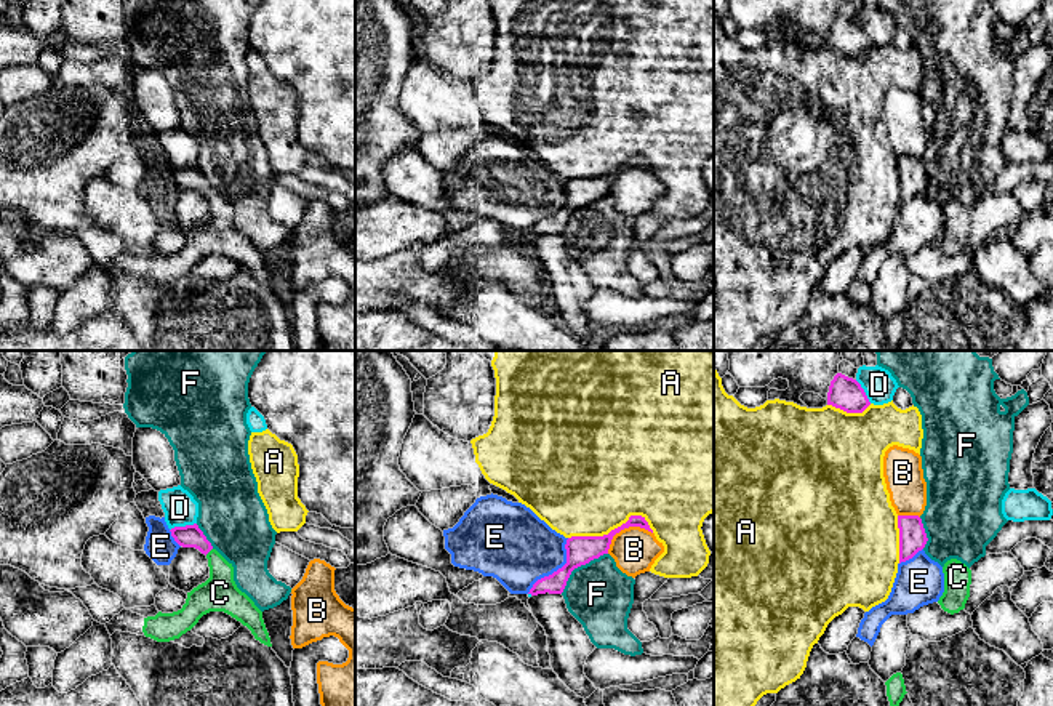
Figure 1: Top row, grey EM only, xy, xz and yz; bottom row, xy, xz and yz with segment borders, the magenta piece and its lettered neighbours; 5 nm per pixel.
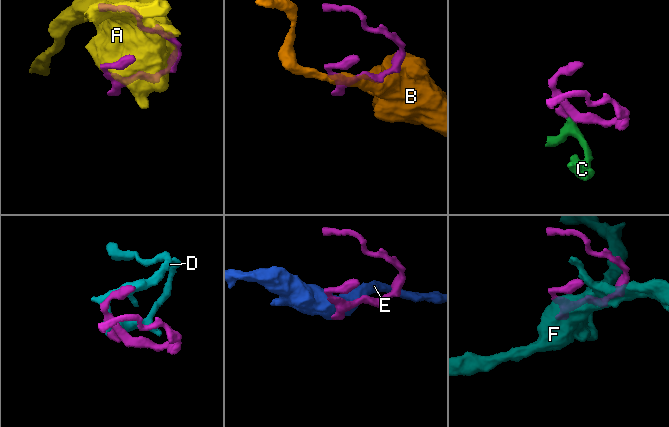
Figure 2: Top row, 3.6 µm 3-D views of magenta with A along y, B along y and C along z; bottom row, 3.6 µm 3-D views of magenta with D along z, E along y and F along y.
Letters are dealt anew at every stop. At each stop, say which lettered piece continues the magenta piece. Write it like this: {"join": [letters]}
{"join": ["C"]}

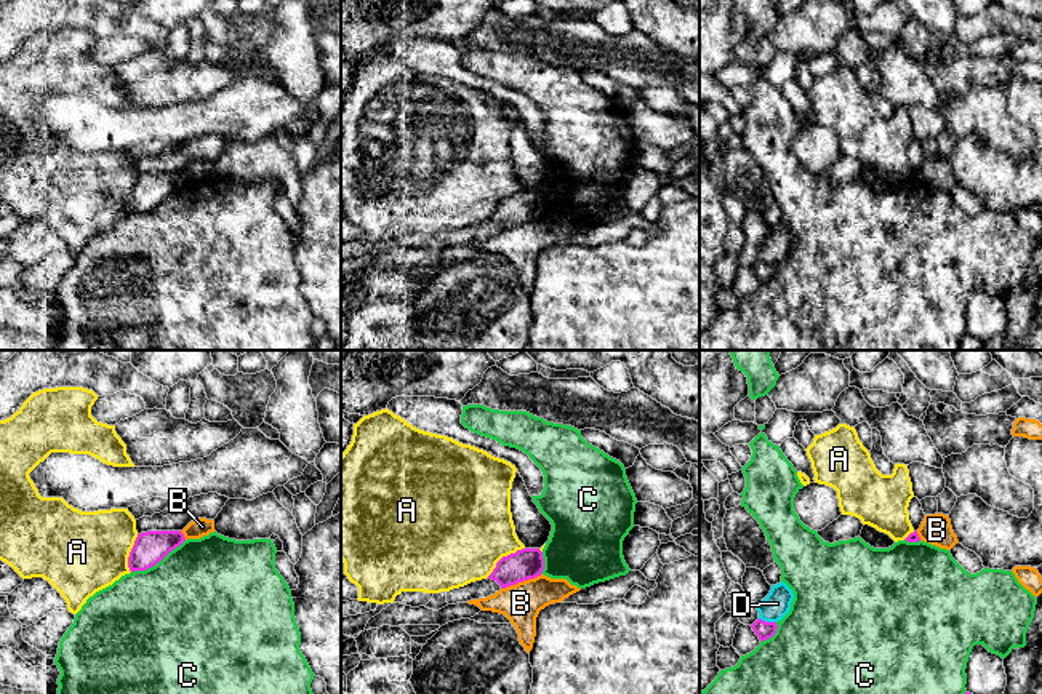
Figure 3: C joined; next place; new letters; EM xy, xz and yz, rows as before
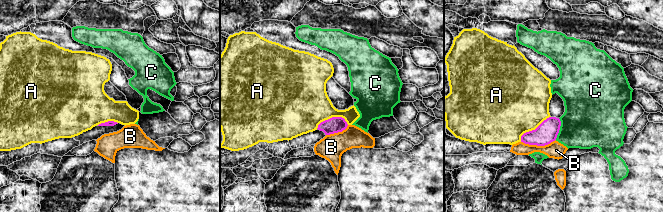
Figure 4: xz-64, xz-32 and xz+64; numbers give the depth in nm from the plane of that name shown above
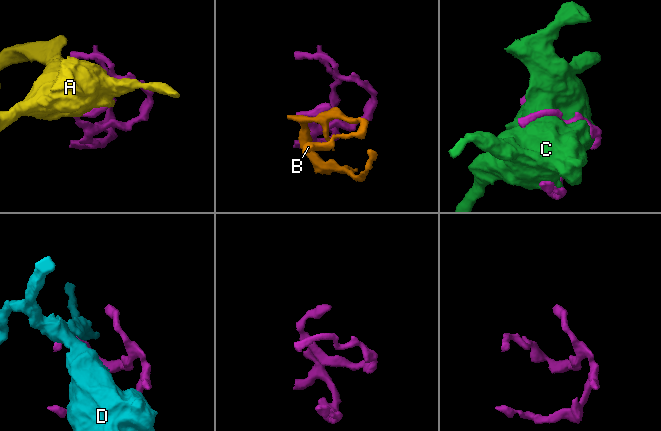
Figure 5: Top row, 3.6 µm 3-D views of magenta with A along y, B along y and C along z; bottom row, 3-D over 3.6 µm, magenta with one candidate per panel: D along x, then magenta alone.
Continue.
{"join": []}

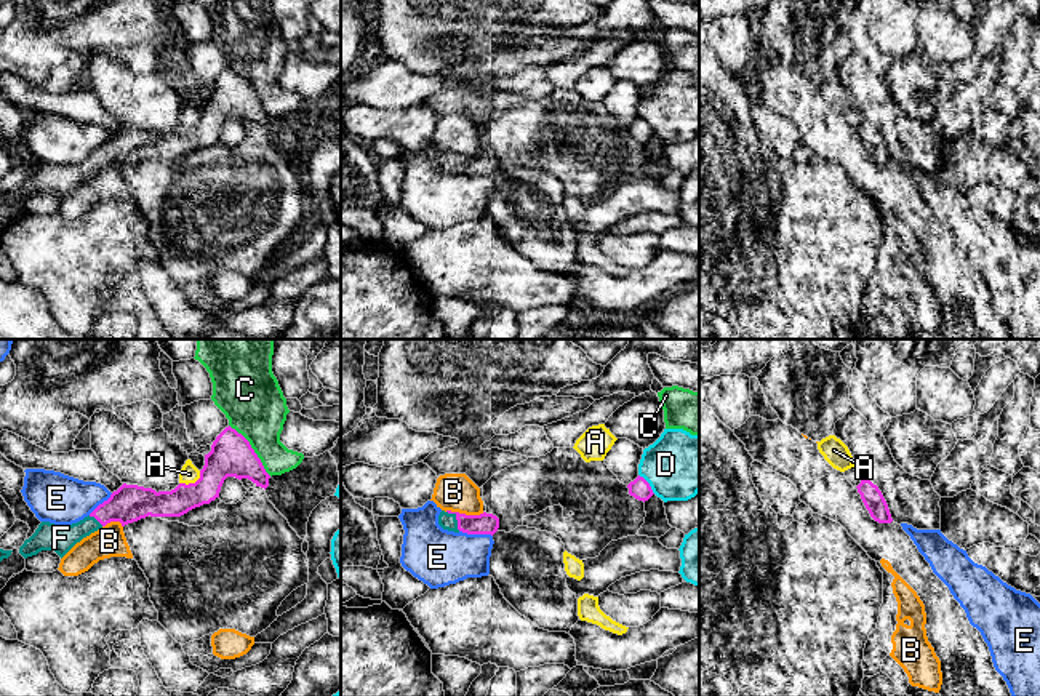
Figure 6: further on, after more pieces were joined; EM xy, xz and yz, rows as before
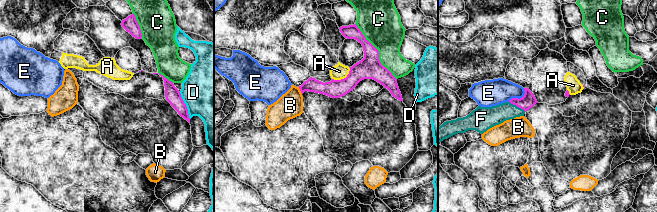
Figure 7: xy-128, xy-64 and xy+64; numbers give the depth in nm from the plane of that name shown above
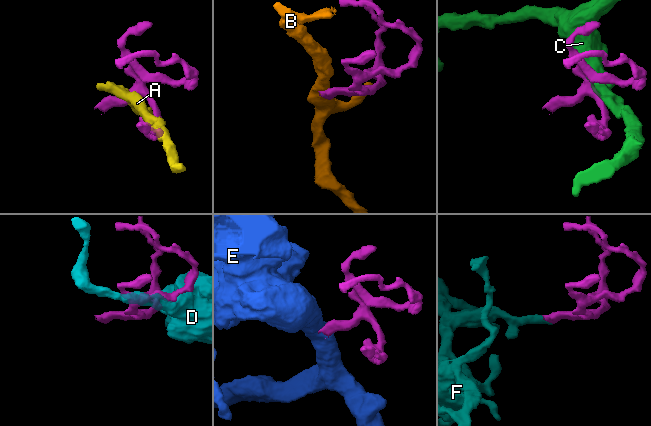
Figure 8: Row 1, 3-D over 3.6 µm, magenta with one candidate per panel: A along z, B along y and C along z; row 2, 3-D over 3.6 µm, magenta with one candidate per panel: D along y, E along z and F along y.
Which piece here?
{"join": ["F"]}

